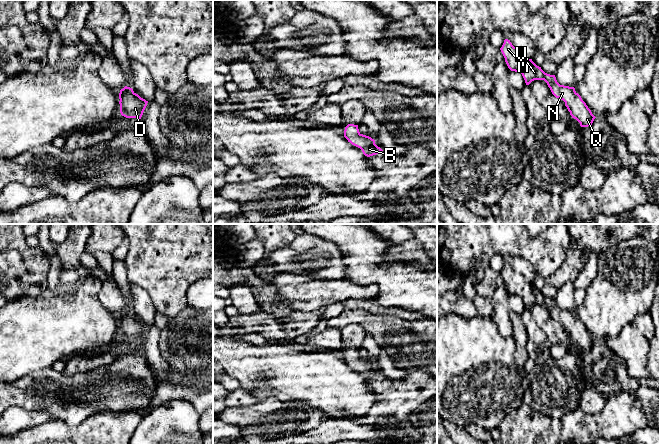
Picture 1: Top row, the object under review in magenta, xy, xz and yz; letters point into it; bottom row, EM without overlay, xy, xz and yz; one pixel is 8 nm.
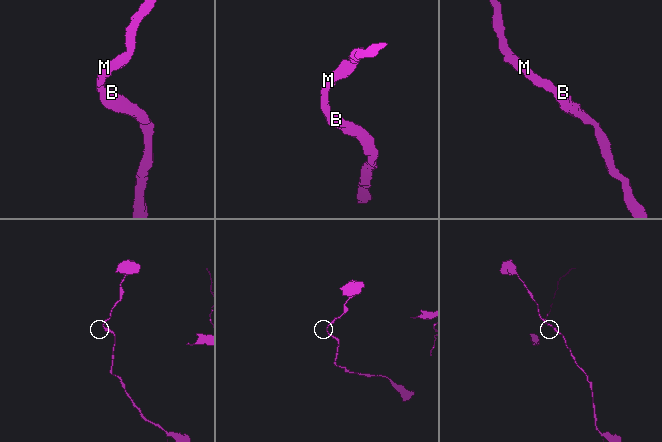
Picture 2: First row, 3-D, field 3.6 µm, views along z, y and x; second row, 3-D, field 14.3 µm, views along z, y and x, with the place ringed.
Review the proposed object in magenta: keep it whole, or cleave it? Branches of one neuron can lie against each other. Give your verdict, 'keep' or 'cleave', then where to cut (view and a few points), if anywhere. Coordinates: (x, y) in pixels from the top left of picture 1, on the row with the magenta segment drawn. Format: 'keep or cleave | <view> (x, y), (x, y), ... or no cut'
keep | no cut

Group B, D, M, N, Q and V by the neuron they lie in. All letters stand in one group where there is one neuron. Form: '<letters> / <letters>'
B D M N Q V

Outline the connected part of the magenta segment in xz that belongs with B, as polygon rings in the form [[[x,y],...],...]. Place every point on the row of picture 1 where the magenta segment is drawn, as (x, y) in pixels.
[[[348,124],[344,130],[344,137],[352,145],[360,148],[367,157],[376,155],[383,150],[375,144],[375,140],[359,132],[358,125]]]

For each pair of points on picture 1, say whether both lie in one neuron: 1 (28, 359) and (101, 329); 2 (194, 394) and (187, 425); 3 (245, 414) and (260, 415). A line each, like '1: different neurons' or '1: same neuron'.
1: same neuron
2: different neurons
3: same neuron

